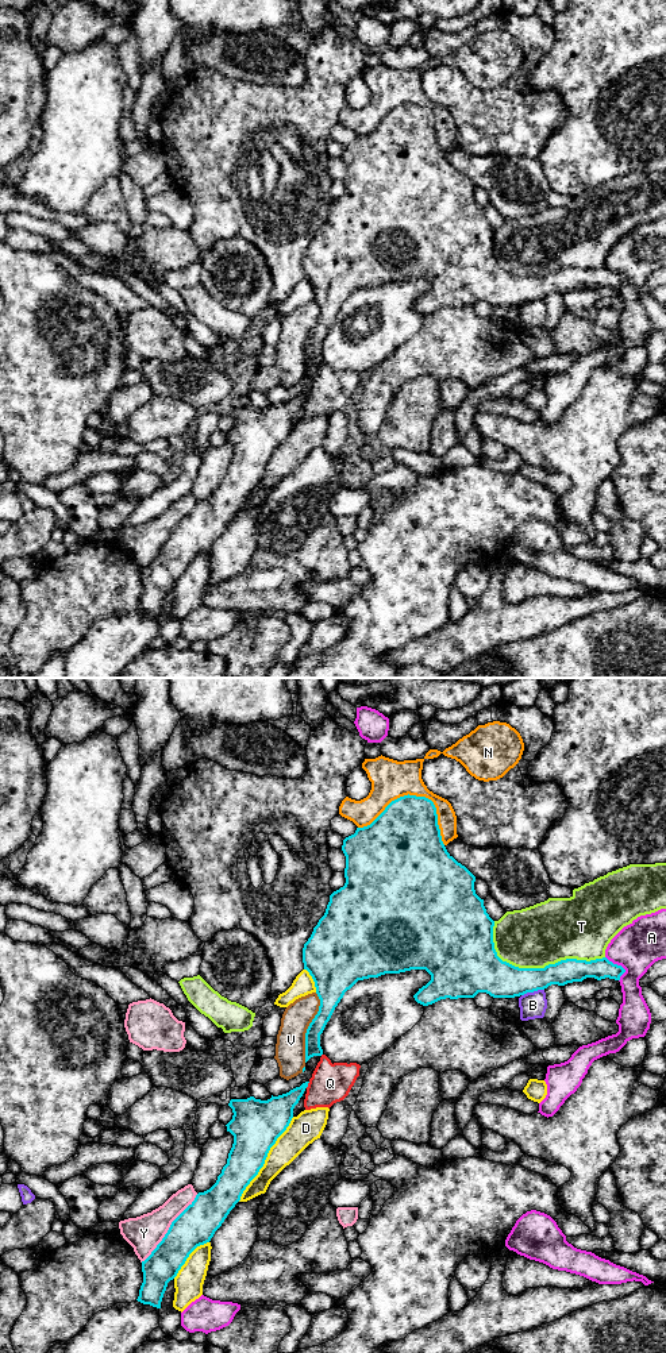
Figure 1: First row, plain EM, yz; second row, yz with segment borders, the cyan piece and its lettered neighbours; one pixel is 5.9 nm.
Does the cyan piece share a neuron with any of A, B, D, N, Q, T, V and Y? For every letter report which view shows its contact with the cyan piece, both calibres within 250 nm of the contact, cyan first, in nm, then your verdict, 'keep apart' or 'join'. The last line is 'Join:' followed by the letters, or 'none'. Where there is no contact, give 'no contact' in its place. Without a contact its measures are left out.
A: yz | 130/280 nm | keep apart
B: yz | 220/160 nm | keep apart
D: yz | 300/170 nm | keep apart
N: yz | 400/240 nm | keep apart
Q: yz | 190/240 nm | keep apart
T: yz | 220/360 nm | keep apart
V: yz | 150/180 nm | keep apart
Y: yz | 240/220 nm | keep apart
Join: none

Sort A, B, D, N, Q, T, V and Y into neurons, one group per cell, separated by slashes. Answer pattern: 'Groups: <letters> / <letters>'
Groups: A / B / D / N / Q / T / V / Y

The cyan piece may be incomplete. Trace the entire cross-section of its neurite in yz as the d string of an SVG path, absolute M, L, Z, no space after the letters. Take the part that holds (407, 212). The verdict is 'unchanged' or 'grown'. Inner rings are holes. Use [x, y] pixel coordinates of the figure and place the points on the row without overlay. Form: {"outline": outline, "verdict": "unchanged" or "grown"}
{"outline": "M408 103L392 109L370 134L357 136L354 143L346 146L342 159L346 165L346 192L330 204L324 224L303 257L304 278L312 285L320 308L319 320L305 342L305 371L323 363L320 343L344 301L358 289L426 278L431 289L419 297L413 307L417 312L428 315L446 307L474 307L478 301L486 301L493 307L515 307L551 293L565 294L586 286L620 289L625 281L621 274L607 266L590 270L566 267L544 277L519 277L503 270L494 258L494 230L474 198L476 185L447 161L438 134L436 116L426 105Z", "verdict": "unchanged"}

